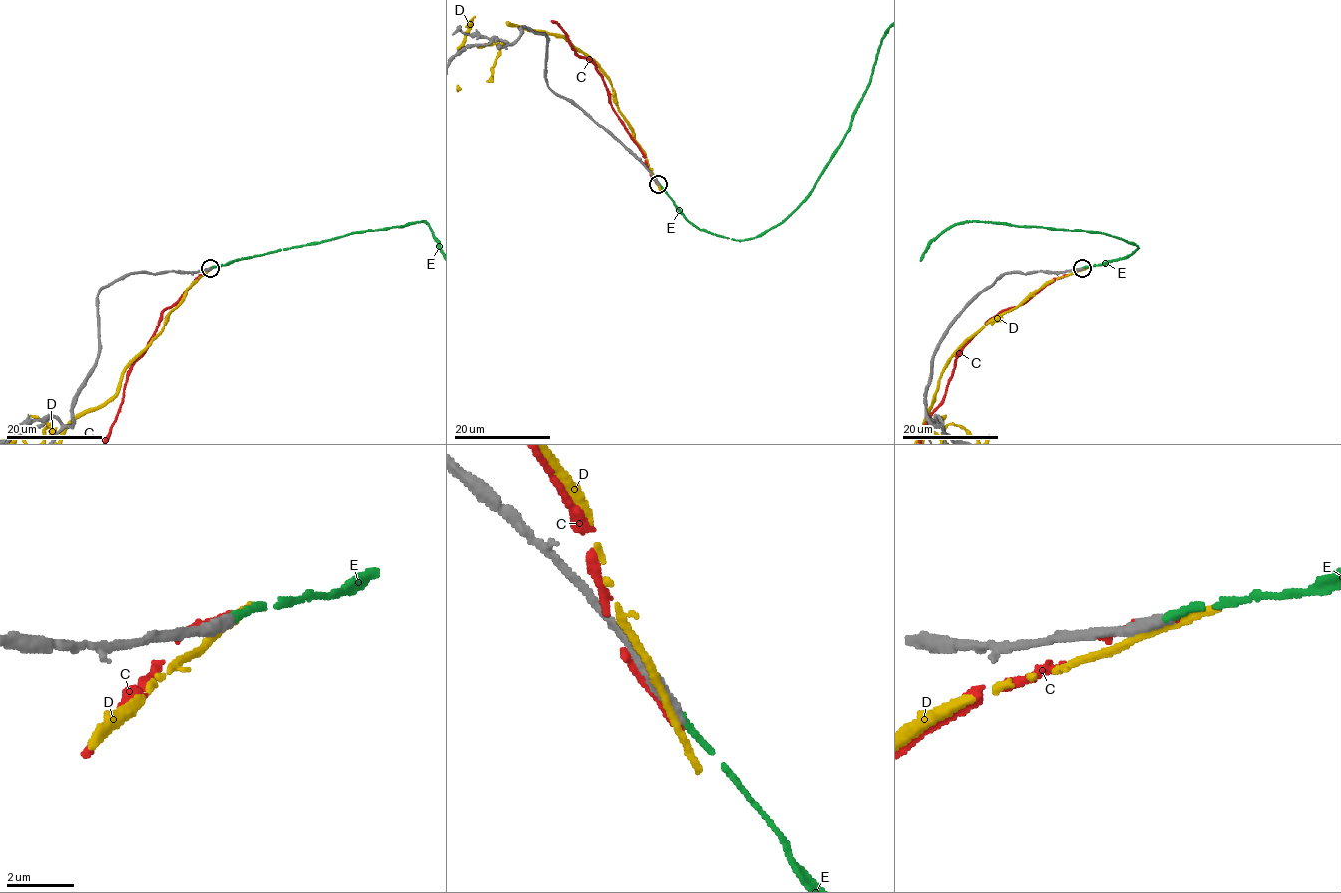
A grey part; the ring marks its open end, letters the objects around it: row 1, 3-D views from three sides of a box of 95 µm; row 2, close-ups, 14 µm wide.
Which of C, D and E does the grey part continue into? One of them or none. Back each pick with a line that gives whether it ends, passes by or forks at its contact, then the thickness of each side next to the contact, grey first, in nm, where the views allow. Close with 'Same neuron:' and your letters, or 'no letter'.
E: it ends; calibres 400 and 240 nm
Same neuron: E

